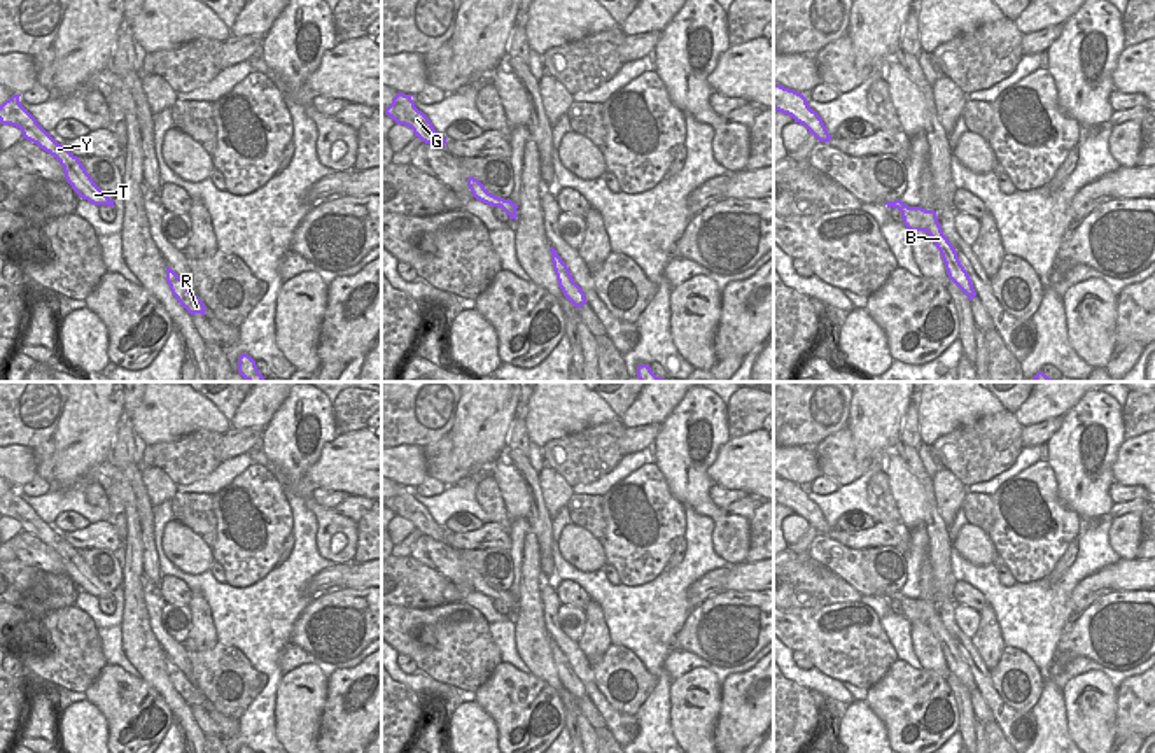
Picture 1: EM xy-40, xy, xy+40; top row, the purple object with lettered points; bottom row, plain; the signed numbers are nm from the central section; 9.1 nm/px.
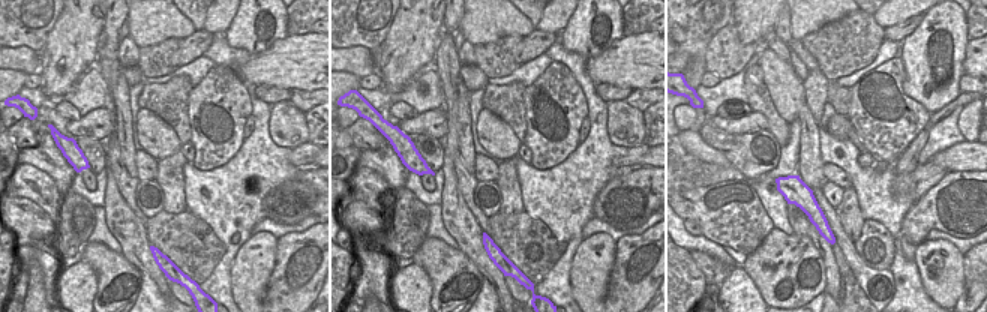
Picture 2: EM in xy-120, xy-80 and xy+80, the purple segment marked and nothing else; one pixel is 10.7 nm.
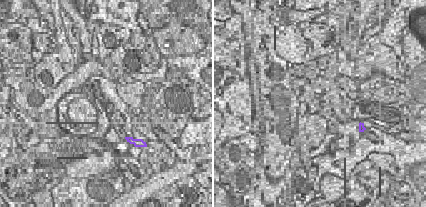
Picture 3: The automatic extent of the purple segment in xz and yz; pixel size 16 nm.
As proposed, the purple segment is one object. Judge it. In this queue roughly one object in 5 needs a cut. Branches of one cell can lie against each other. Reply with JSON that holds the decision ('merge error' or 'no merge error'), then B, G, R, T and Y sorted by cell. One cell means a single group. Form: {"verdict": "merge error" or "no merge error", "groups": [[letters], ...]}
{"verdict": "no merge error", "groups": [["B", "G", "R", "T", "Y"]]}

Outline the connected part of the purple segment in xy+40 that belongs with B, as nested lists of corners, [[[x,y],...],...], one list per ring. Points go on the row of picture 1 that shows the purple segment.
[[[901,200],[886,201],[884,205],[887,208],[898,208],[901,212],[903,224],[910,231],[926,231],[931,236],[933,243],[942,254],[948,278],[968,296],[968,299],[975,298],[976,292],[971,278],[961,264],[954,245],[943,235],[936,212],[922,207],[908,207]]]

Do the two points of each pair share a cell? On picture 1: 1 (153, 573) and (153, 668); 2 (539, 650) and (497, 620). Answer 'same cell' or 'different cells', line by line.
1: different cells
2: different cells

